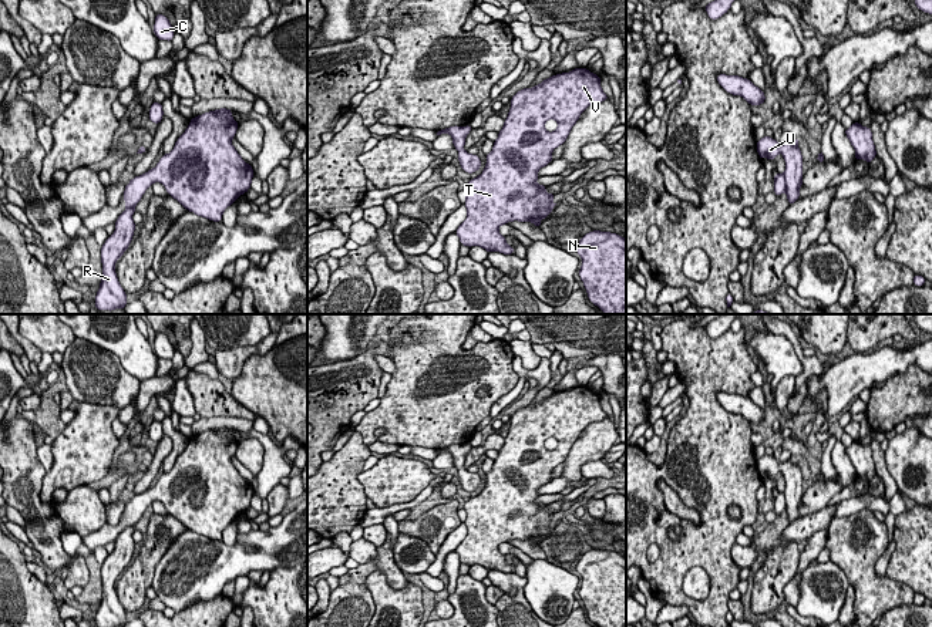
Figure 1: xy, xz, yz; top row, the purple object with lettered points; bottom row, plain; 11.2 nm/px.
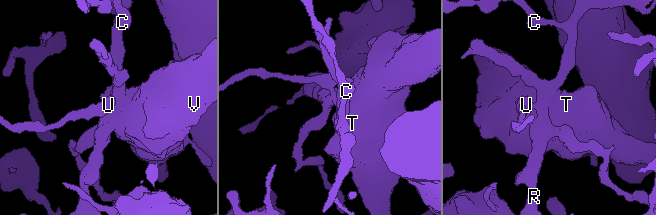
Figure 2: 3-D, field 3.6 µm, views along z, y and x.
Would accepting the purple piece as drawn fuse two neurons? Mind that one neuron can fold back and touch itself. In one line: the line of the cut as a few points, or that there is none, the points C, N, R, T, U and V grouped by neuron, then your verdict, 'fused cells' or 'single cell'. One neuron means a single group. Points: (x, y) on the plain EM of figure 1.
no cut | C N R T U V | single cell

